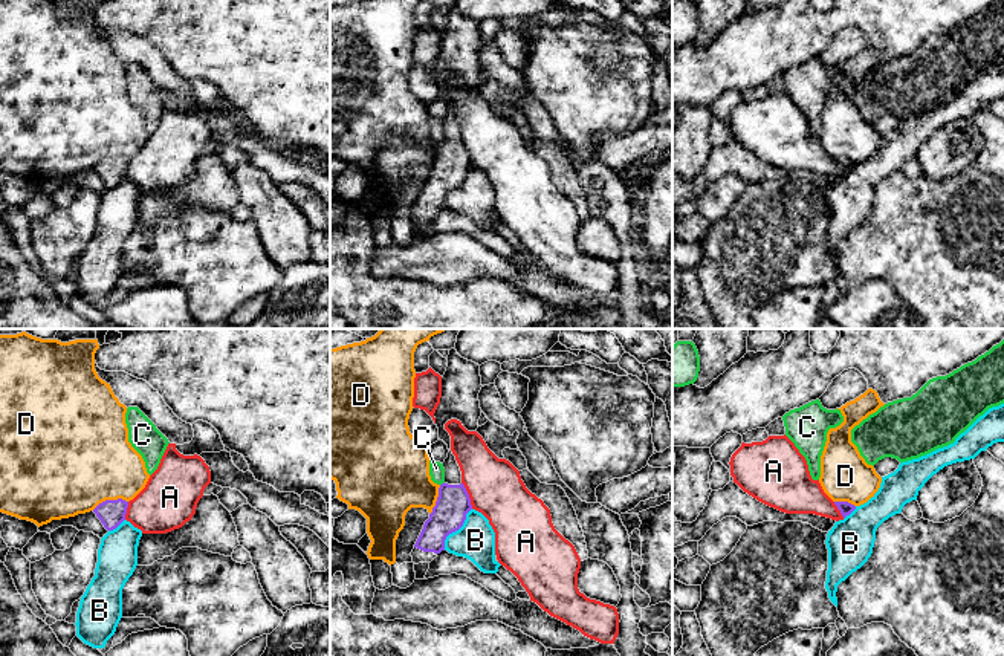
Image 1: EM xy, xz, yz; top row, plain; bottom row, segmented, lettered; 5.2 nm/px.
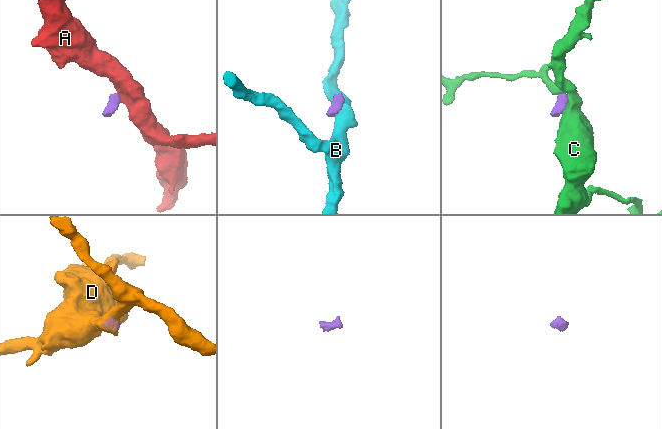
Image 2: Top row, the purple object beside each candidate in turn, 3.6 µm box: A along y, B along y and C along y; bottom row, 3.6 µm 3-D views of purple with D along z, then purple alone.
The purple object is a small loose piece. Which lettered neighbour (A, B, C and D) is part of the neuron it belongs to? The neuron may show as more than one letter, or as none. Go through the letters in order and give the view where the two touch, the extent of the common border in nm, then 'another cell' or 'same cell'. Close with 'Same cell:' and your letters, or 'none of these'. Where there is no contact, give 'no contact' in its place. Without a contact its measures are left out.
A: xz | 160 nm | another cell
B: xz | 260 nm | another cell
C: xz | 30 nm | another cell
D: xy | 200 nm | another cell
Same cell: none of these

